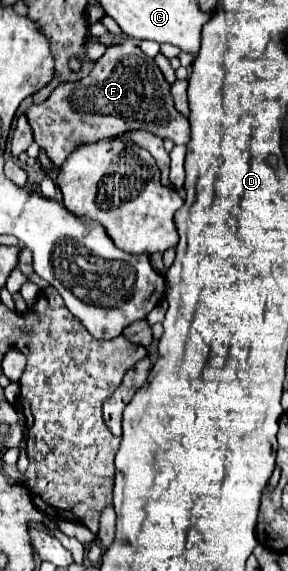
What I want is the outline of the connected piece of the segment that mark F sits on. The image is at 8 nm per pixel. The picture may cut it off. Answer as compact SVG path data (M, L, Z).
M126 40L116 46L108 46L104 56L94 64L92 72L82 78L80 82L64 82L52 90L52 94L40 102L32 104L28 110L28 124L34 130L34 140L50 160L54 162L56 168L64 164L68 154L80 144L80 142L98 142L104 138L118 136L126 130L148 130L162 140L172 140L174 144L186 144L188 142L188 120L176 112L172 96L170 96L170 84L164 80L160 68L154 64L154 58L148 58L140 46L136 46L132 40Z

